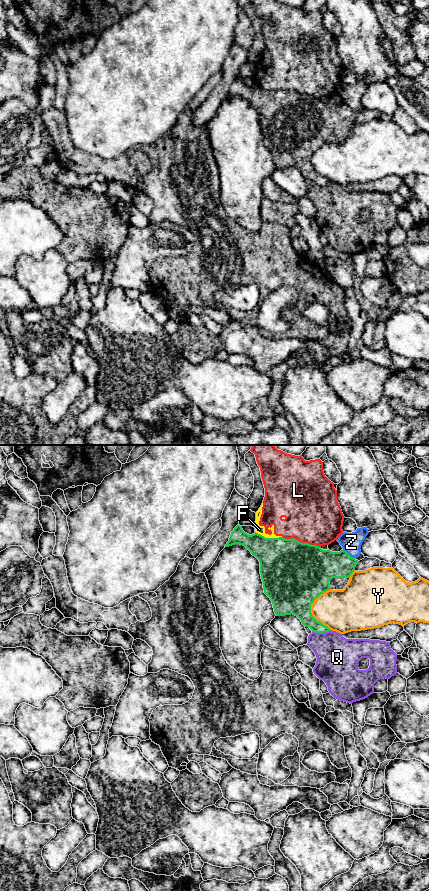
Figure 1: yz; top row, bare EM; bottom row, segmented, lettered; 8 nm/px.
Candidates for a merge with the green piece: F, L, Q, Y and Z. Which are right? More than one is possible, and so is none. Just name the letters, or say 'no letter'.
no letter

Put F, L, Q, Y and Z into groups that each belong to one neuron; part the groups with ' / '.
F L / Q / Y / Z

